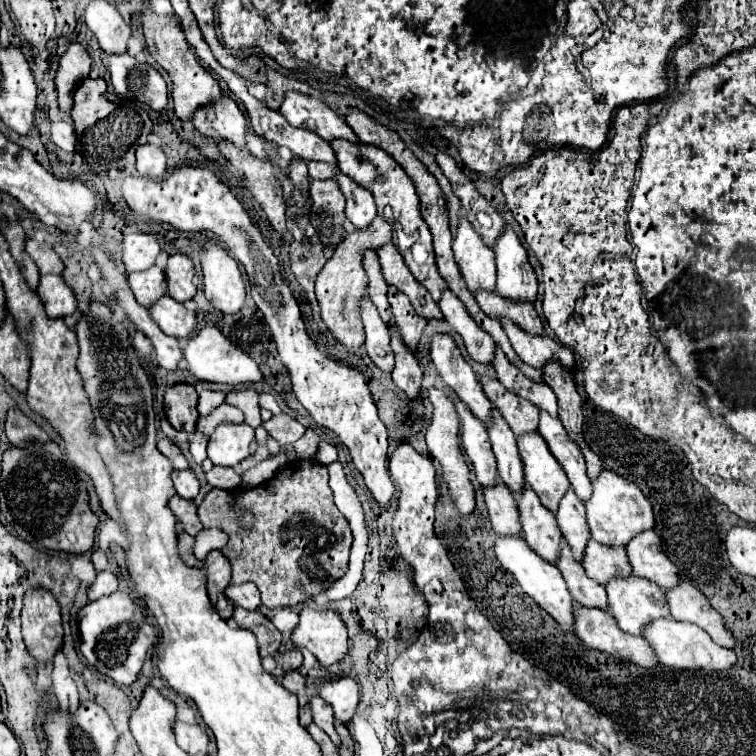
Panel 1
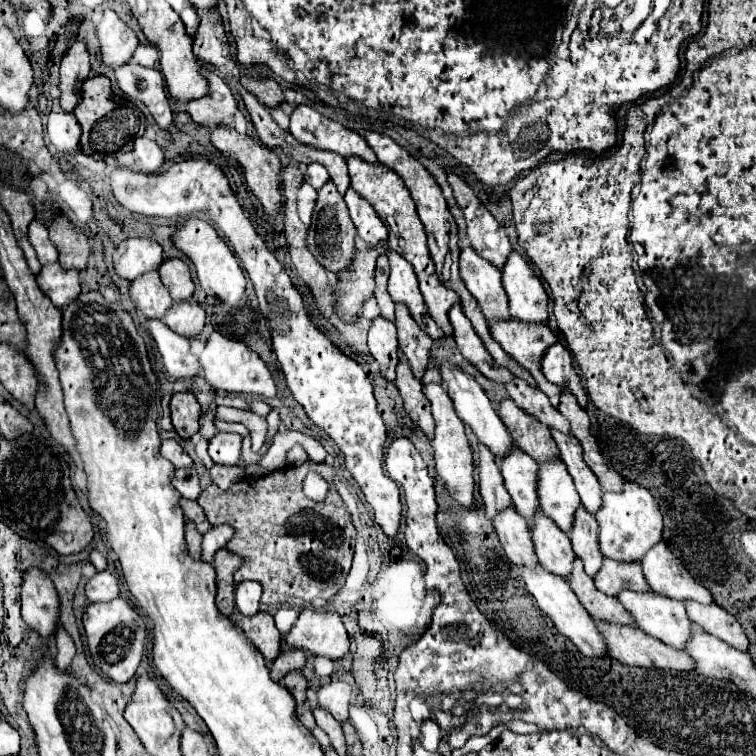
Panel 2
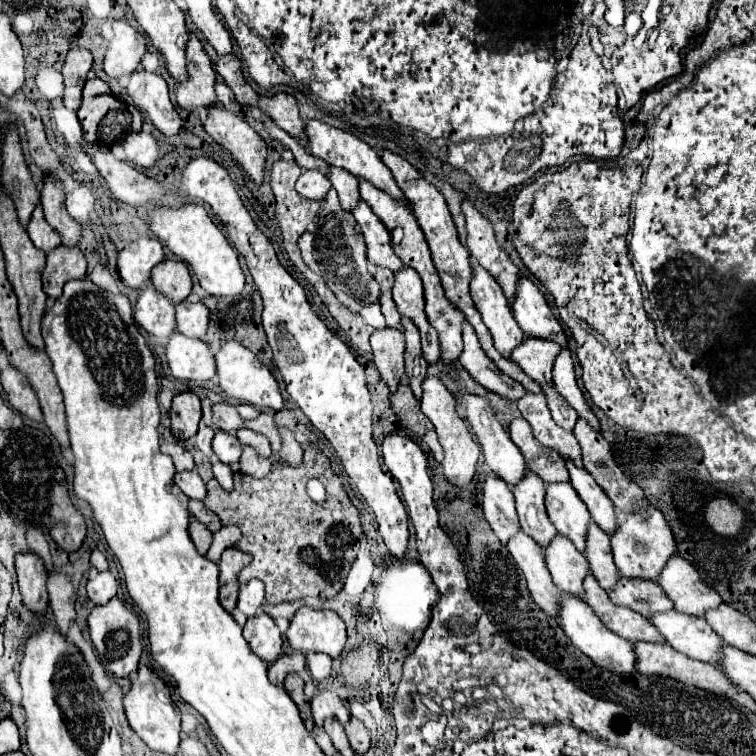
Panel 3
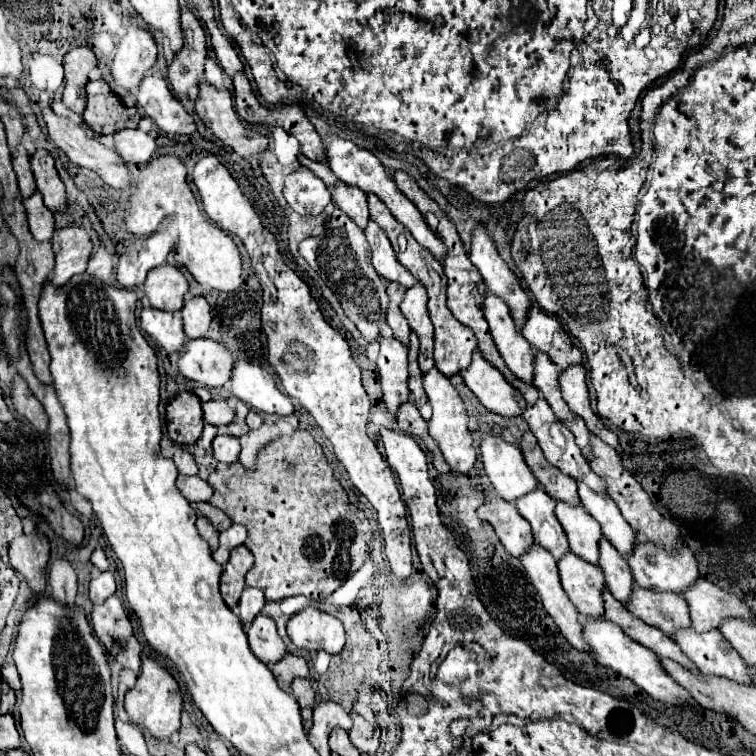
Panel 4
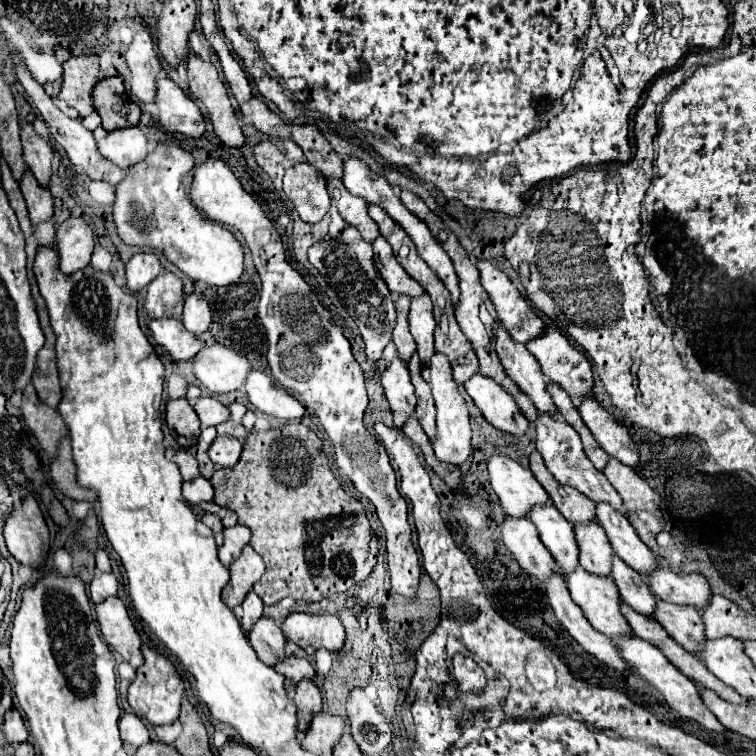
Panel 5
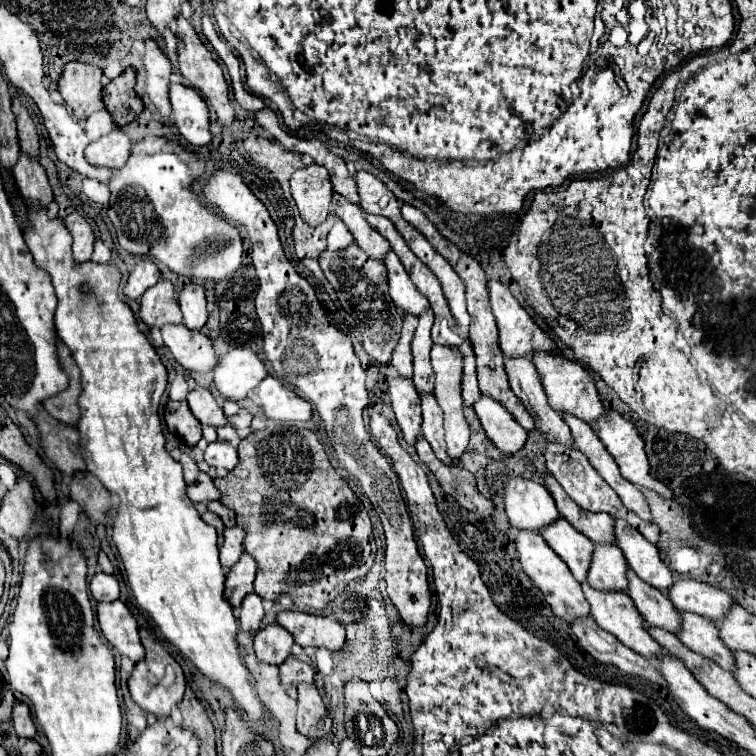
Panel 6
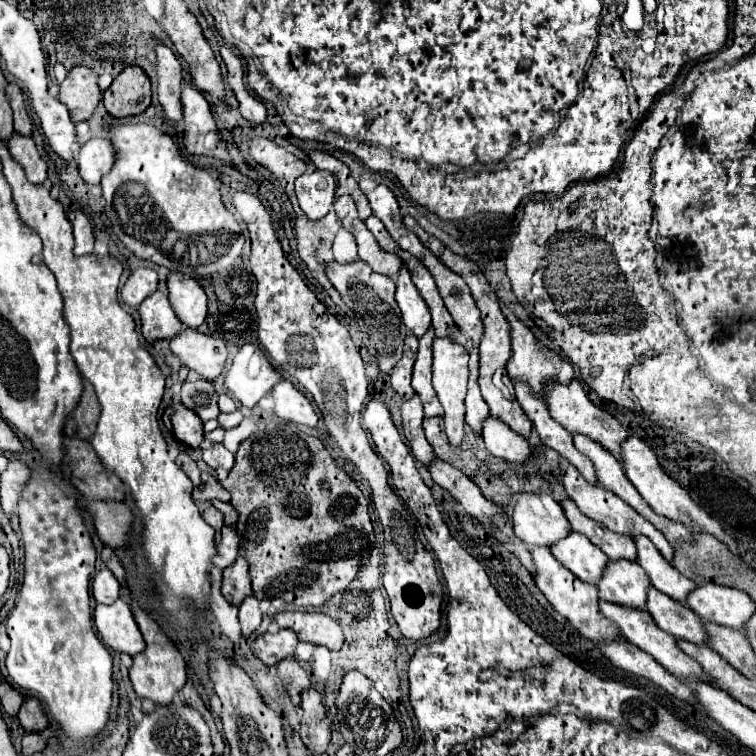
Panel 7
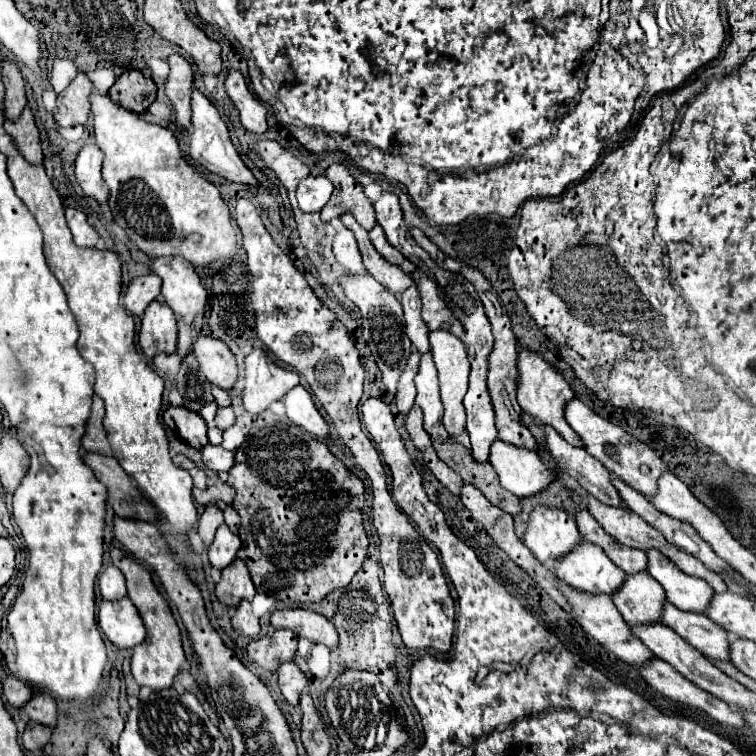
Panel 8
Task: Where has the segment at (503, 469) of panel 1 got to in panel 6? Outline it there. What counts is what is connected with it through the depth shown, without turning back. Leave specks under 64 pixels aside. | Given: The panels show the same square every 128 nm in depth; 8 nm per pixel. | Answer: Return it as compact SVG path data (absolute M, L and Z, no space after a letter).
M564 518L546 526L540 534L546 540L546 544L566 562L574 578L578 582L584 582L594 544L584 534L576 532L576 528L572 528L572 524L568 524L568 520Z

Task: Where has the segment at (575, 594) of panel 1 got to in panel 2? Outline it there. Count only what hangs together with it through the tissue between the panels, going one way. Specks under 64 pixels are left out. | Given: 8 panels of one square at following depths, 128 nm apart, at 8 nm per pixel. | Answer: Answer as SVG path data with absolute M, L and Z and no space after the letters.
M580 558L574 562L574 570L570 576L570 588L582 602L582 606L590 612L592 618L598 622L610 622L610 624L620 624L620 626L636 626L632 624L632 618L628 616L626 608L616 598L604 596L594 584L594 580L584 572L584 564L580 564Z

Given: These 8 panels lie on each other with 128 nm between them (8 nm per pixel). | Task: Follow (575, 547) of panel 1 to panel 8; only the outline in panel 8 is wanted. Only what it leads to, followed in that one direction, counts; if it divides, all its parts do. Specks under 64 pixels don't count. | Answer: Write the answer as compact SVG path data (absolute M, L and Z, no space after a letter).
M670 602L664 604L664 624L678 632L688 644L698 648L712 660L730 660L728 656L728 632L712 622L706 614L680 612Z

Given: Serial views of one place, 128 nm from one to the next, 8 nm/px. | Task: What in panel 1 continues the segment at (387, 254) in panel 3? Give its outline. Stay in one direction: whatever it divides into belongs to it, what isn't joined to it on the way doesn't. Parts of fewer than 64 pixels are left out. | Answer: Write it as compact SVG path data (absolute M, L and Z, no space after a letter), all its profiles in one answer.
M338 174L336 182L340 184L342 194L346 196L346 218L358 230L368 228L372 224L372 220L376 218L376 204L374 204L372 194L366 188L356 186L354 180L350 180L344 174Z

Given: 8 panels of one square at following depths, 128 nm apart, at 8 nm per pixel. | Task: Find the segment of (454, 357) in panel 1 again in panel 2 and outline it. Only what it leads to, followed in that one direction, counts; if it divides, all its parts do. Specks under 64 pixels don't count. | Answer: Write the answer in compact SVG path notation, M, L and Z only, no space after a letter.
M448 362L442 364L442 382L444 382L446 390L448 390L448 396L450 396L452 402L454 402L454 408L456 408L458 418L460 418L466 426L472 428L472 432L476 434L476 438L478 438L496 458L504 456L504 452L508 452L508 444L512 444L514 440L512 440L510 432L506 430L506 426L502 424L502 420L500 420L498 412L494 410L492 402L488 400L488 396L486 396L484 390L480 388L480 384L478 384L474 378L470 378L468 374L464 374L460 368L456 368L456 366L448 364Z

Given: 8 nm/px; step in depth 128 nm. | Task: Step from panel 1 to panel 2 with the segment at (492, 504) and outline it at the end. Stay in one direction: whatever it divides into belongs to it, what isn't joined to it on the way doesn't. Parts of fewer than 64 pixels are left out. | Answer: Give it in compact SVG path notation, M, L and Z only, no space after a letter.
M506 508L504 512L500 512L494 520L494 528L498 532L498 538L506 556L514 564L520 564L526 568L538 566L532 536L528 534L528 524L514 508Z

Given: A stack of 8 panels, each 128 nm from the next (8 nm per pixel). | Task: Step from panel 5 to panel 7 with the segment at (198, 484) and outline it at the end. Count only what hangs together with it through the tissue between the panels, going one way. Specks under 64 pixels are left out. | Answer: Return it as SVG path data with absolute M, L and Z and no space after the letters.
M202 474L202 486L198 486L198 488L194 488L194 492L192 492L192 496L194 496L194 500L214 500L214 498L218 498L218 500L222 500L222 502L230 502L230 492L226 490L226 488L222 488L220 486L220 482L212 476L212 474Z

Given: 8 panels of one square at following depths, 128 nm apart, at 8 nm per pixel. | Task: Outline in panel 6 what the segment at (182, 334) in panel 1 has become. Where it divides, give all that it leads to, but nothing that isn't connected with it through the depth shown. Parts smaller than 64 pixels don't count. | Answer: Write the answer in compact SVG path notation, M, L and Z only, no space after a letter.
M192 282L186 284L180 290L178 304L184 314L184 324L190 330L200 330L206 324L206 320L208 320L206 296L204 296L204 288L200 284L192 284Z

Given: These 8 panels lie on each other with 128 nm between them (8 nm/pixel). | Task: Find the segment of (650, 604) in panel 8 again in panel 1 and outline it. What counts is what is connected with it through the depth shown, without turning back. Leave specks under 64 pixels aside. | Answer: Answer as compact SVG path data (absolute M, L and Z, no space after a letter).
M524 434L518 438L520 456L524 462L524 478L538 494L542 504L556 512L564 492L568 492L568 476L560 462L548 450L548 444L538 434Z

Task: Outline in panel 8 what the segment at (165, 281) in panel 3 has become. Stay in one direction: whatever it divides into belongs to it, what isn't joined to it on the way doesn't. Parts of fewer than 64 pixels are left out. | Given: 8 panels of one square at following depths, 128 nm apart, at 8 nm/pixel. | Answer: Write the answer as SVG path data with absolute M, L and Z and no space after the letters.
M152 302L144 312L140 336L138 336L138 344L142 352L150 360L160 352L174 354L176 340L178 340L178 330L176 330L174 312L160 302Z

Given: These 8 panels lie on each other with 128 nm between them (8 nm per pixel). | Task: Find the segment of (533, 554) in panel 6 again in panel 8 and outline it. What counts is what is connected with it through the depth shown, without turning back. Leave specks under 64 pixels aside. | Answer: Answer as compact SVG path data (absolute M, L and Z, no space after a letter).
M560 582L558 588L564 592L564 596L568 598L568 602L572 604L572 608L574 608L574 618L576 618L576 620L582 624L582 628L584 628L594 640L598 640L608 652L616 654L620 660L628 662L630 666L640 666L640 664L644 664L644 660L656 658L656 656L650 652L650 648L646 648L644 642L642 642L638 636L632 634L630 626L624 622L624 618L620 616L618 608L612 604L612 598L610 598L610 596L604 596L604 594L600 594L600 596L590 596L590 594L584 594L584 592L576 592L574 588L570 588L570 586L562 584L562 582Z

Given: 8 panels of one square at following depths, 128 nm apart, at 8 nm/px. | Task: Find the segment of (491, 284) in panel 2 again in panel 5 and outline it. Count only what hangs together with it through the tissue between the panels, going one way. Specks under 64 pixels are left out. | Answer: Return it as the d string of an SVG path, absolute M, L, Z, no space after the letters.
M502 328L496 330L496 352L506 370L506 374L518 384L518 388L532 400L538 414L552 412L556 416L556 406L546 390L546 378L540 370L538 360L526 350L524 344L514 342Z

